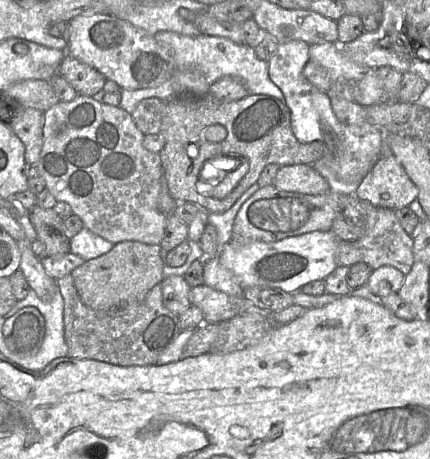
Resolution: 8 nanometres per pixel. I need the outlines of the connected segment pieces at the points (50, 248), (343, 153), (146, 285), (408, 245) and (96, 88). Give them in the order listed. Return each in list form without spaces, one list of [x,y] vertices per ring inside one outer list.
[[[35,205],[29,210],[28,215],[37,233],[37,239],[45,245],[47,256],[69,253],[70,239],[66,235],[63,219],[53,208],[44,209]]]
[[[301,40],[278,44],[277,50],[268,60],[268,74],[284,95],[284,102],[291,112],[291,126],[300,142],[320,141],[324,144],[323,156],[312,167],[326,180],[328,166],[337,178],[346,183],[362,180],[383,153],[383,131],[368,122],[362,125],[346,125],[333,112],[330,97],[318,90],[303,75],[303,69],[310,60],[310,45]]]
[[[125,241],[114,244],[108,253],[85,261],[70,274],[81,301],[95,311],[117,310],[142,301],[167,274],[160,252],[160,245]]]
[[[362,201],[367,215],[367,229],[365,234],[354,241],[362,253],[362,262],[368,264],[372,270],[381,266],[396,268],[404,275],[408,274],[414,263],[413,237],[408,235],[401,226],[395,210],[378,208],[368,201]]]
[[[66,55],[60,63],[58,74],[65,78],[79,95],[94,97],[100,92],[106,78],[93,67]]]

